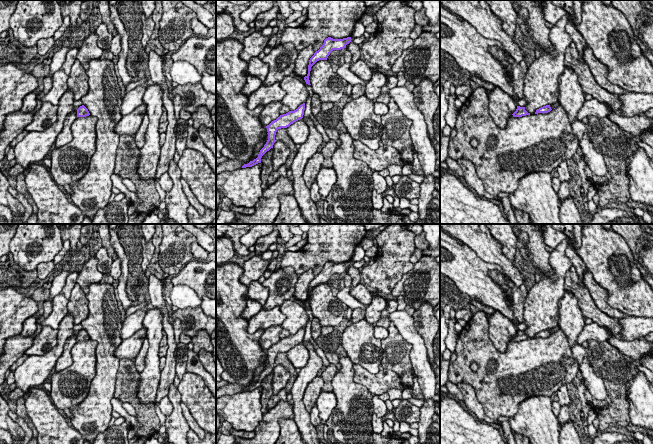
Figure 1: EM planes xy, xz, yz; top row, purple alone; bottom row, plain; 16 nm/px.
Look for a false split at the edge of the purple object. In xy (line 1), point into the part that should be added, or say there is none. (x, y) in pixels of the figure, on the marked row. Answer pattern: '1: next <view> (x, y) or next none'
1: next none

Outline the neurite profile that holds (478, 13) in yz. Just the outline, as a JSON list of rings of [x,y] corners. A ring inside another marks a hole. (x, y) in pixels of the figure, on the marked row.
[[[440,0],[440,3],[469,22],[483,37],[500,42],[516,62],[524,60],[525,53],[503,30],[501,19],[491,11],[485,0]]]

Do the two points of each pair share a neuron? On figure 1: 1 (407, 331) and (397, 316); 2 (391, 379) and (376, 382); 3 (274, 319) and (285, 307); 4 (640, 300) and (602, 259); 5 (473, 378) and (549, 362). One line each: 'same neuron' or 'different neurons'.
1: same neuron
2: same neuron
3: different neurons
4: same neuron
5: same neuron

